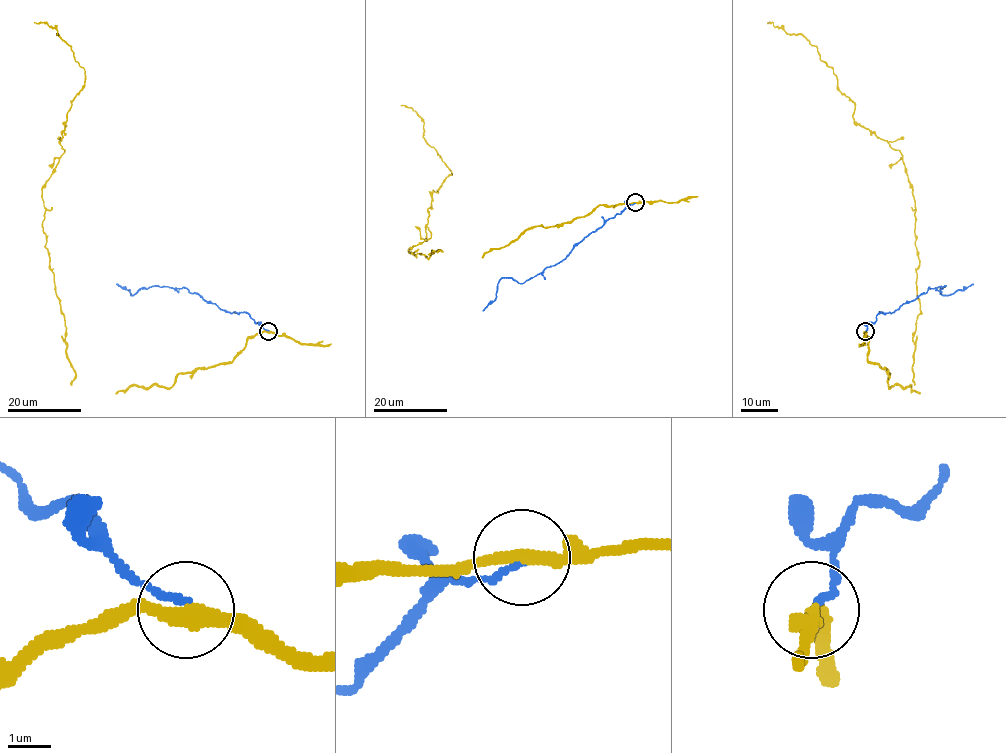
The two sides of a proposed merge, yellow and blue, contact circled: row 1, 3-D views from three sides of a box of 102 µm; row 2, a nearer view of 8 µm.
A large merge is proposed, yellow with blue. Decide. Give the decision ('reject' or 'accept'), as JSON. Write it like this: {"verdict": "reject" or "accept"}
{"verdict": "reject"}

